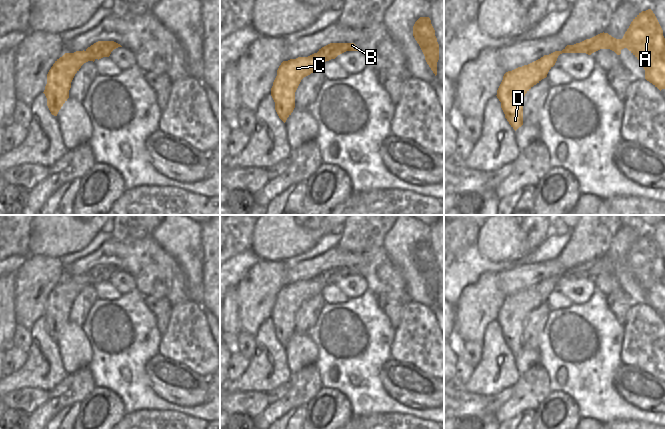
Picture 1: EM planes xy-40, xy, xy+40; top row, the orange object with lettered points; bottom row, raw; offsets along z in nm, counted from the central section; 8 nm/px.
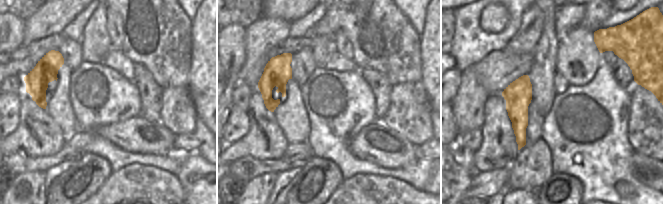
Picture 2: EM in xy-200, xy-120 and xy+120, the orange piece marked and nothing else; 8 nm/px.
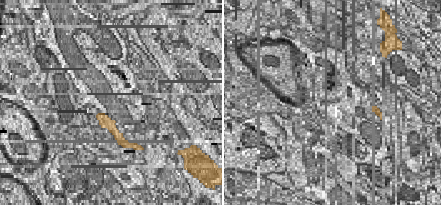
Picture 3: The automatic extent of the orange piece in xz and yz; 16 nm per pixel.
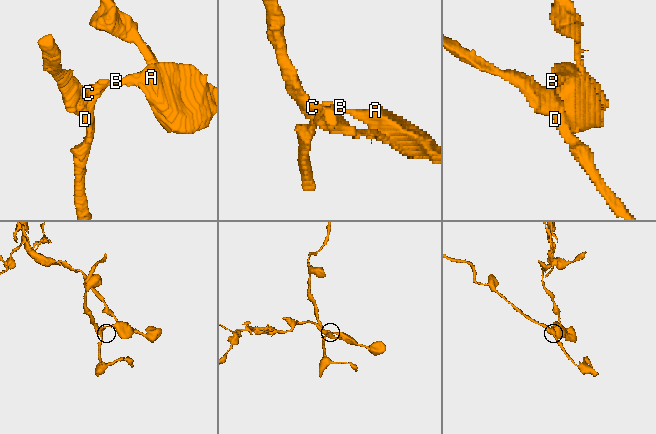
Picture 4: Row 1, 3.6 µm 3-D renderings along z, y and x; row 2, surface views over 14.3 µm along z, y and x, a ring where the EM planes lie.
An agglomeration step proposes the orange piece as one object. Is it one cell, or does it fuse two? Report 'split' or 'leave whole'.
split

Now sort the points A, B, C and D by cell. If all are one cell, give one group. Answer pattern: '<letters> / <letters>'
A B / C D

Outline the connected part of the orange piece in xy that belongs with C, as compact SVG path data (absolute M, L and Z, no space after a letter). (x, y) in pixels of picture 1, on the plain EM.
M314 277L281 287L271 312L271 320L275 334L284 347L295 332L295 316L301 304L314 295L321 295L321 290L329 284L317 281Z

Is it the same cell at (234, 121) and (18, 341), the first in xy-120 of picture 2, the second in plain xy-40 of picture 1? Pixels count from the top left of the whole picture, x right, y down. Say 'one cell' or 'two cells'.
two cells

